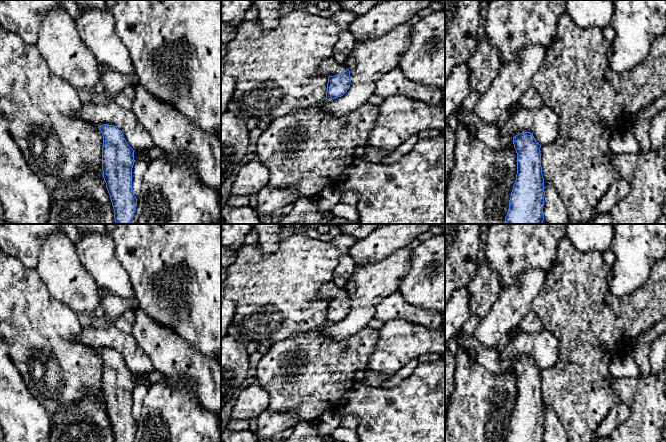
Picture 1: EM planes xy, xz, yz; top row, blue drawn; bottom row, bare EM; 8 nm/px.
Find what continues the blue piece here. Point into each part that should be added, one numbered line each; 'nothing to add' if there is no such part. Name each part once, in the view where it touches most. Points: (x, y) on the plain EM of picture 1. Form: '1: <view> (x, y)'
1: xz (329, 291)

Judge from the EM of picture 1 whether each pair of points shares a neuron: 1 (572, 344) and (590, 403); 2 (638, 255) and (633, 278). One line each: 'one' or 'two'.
1: one
2: one

